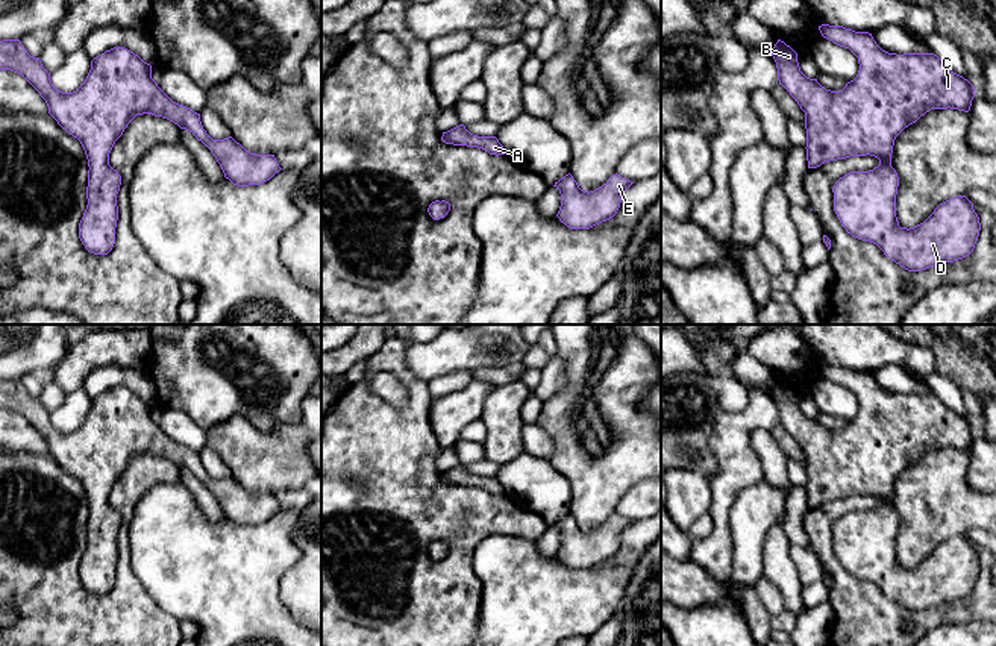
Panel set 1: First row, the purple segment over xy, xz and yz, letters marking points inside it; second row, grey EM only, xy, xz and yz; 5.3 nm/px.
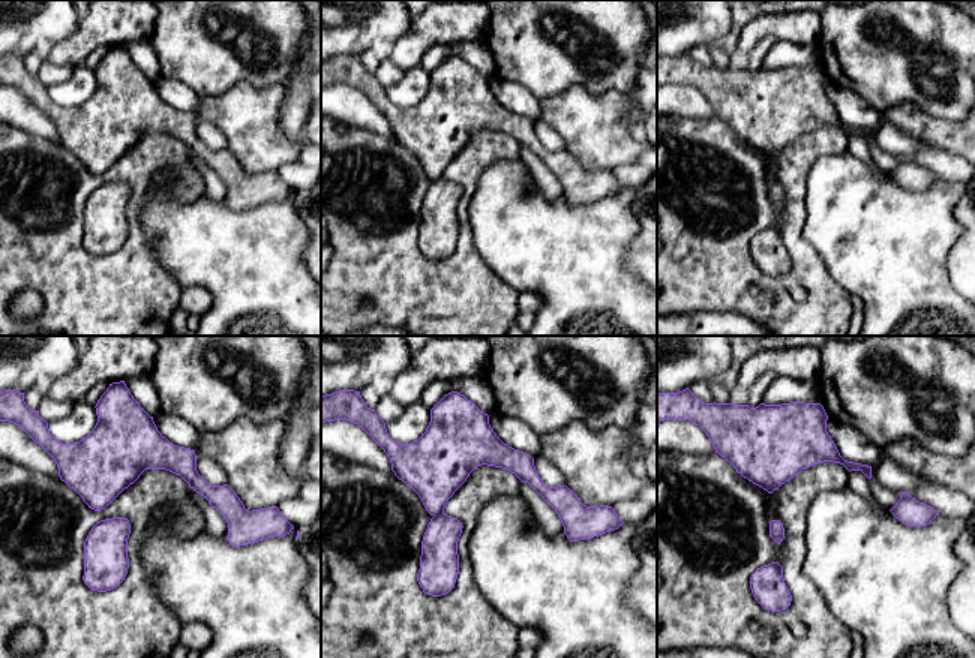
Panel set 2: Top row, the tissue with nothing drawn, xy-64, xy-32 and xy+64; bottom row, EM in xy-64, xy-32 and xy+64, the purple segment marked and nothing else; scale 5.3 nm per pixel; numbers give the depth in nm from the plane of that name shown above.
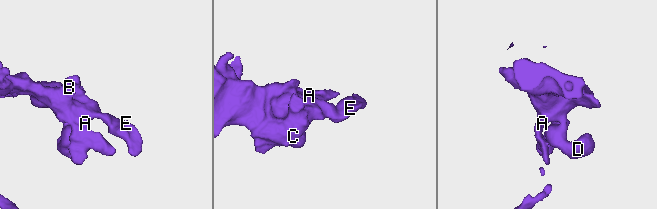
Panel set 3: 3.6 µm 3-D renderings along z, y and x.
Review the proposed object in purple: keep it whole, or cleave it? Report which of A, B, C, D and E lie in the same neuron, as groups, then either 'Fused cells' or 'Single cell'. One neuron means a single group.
Groups: A B C D E. Single cell

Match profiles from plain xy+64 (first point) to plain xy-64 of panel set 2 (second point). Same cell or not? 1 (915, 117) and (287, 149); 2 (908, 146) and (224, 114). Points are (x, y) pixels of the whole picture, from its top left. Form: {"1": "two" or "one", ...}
{"1": "one", "2": "two"}

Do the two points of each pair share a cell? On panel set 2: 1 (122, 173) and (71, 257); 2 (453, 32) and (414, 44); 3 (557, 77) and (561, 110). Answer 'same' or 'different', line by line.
1: same
2: same
3: different

